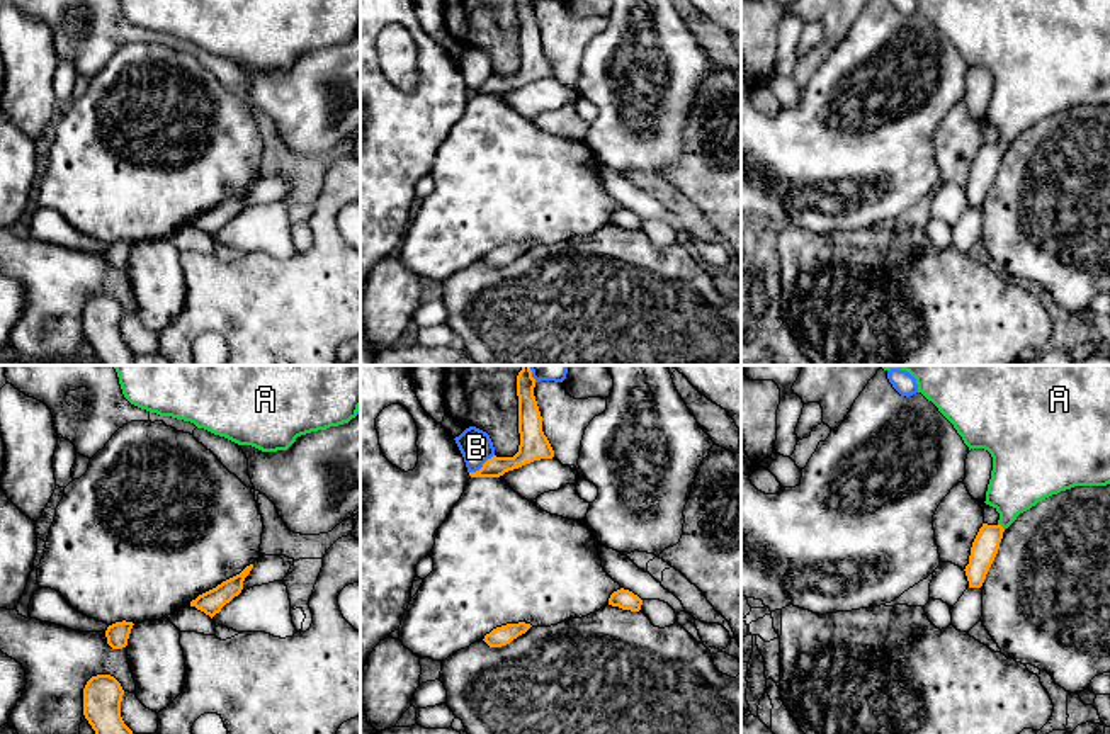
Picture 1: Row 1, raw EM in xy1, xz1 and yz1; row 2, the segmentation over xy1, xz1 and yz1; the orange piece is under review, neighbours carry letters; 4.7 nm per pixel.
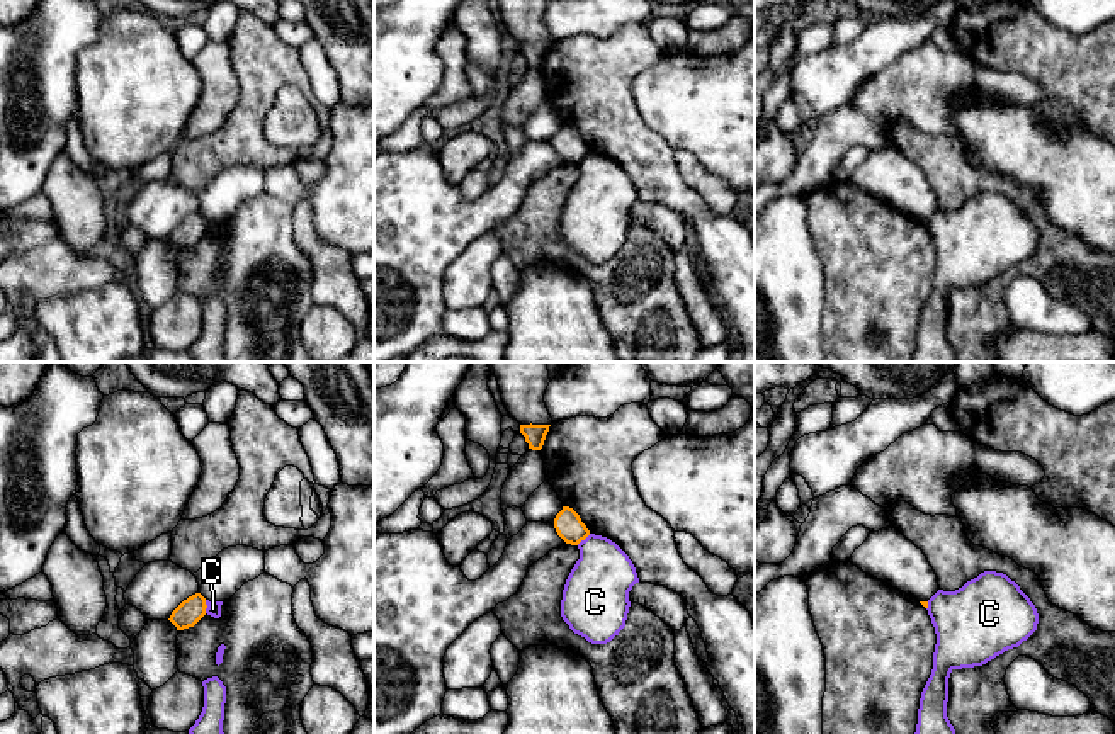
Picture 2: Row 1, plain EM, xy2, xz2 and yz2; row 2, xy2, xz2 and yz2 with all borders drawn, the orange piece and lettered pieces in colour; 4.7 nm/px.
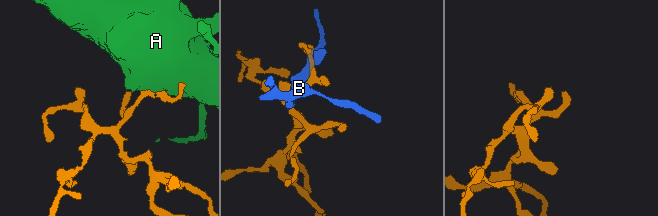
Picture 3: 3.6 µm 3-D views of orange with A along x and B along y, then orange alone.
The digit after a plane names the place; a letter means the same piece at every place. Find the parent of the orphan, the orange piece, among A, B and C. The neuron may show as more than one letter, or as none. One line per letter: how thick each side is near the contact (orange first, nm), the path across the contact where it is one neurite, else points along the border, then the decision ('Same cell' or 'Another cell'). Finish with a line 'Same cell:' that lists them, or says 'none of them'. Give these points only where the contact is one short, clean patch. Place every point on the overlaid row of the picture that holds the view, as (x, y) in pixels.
A: Thickness 130 nm (orange) against 280 nm. Path across: yz1 (985, 547), (1002, 527), (1010, 493), (1020, 478). Same cell
B: Thickness 130 nm (orange) against 160 nm. Another cell
C: Thickness 120 nm (orange) against 70 nm. Boundary: xy2 (204, 600), (206, 612). Another cell
Same cell: A

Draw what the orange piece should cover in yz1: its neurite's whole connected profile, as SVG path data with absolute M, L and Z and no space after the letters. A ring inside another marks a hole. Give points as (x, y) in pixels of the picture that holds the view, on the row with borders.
M881 365L909 372L928 401L954 425L964 443L993 457L986 505L1000 513L996 525L983 523L966 566L969 588L981 588L998 554L1003 532L1039 501L1074 486L1110 484L1110 365Z

